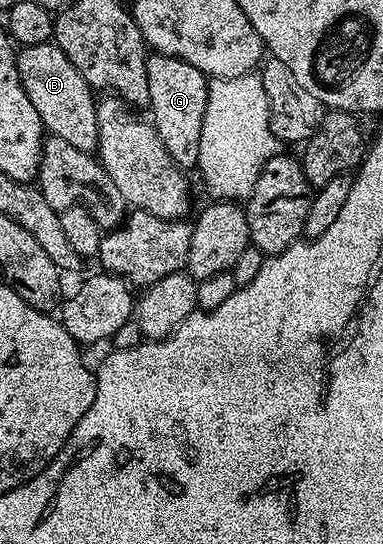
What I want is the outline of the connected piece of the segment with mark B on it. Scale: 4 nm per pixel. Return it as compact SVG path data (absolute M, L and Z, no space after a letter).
M53 43L25 46L17 54L18 74L24 91L28 91L28 99L32 99L32 107L36 107L36 115L40 115L43 130L56 139L65 139L71 147L85 153L94 153L98 147L98 101L95 90L72 67L72 59L60 51Z

